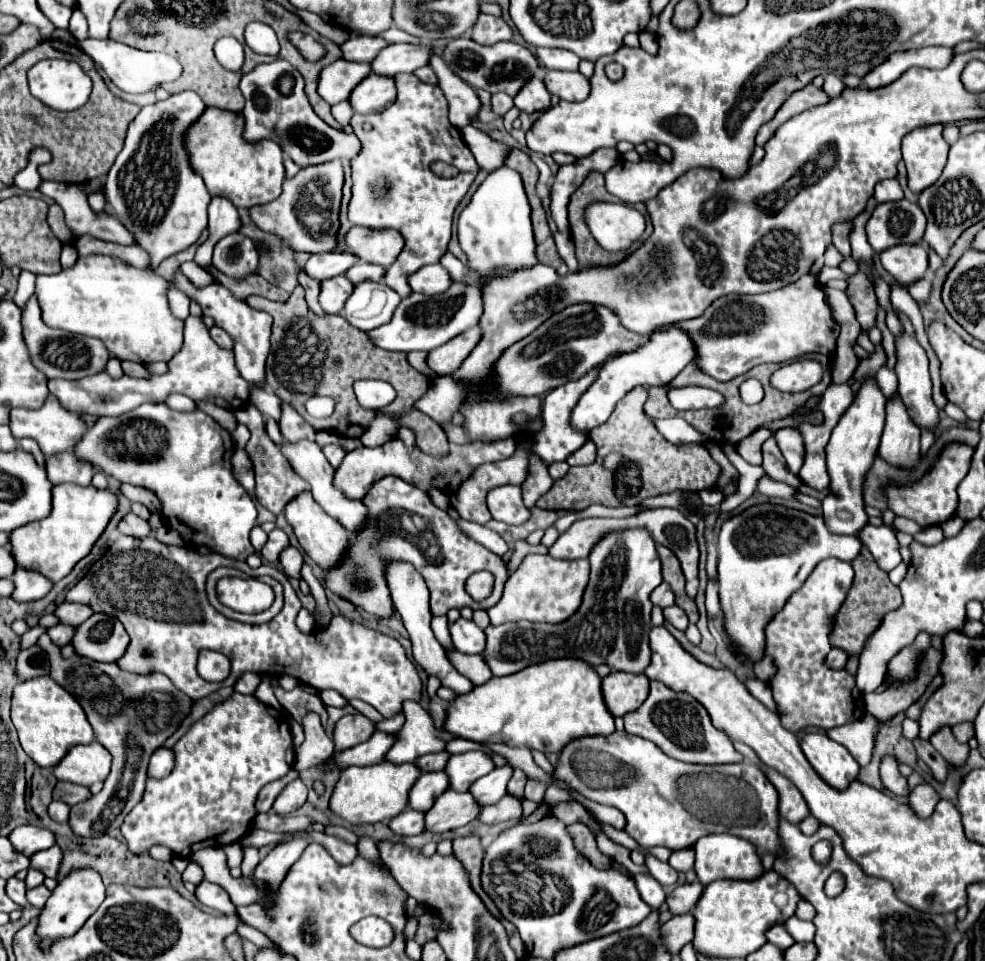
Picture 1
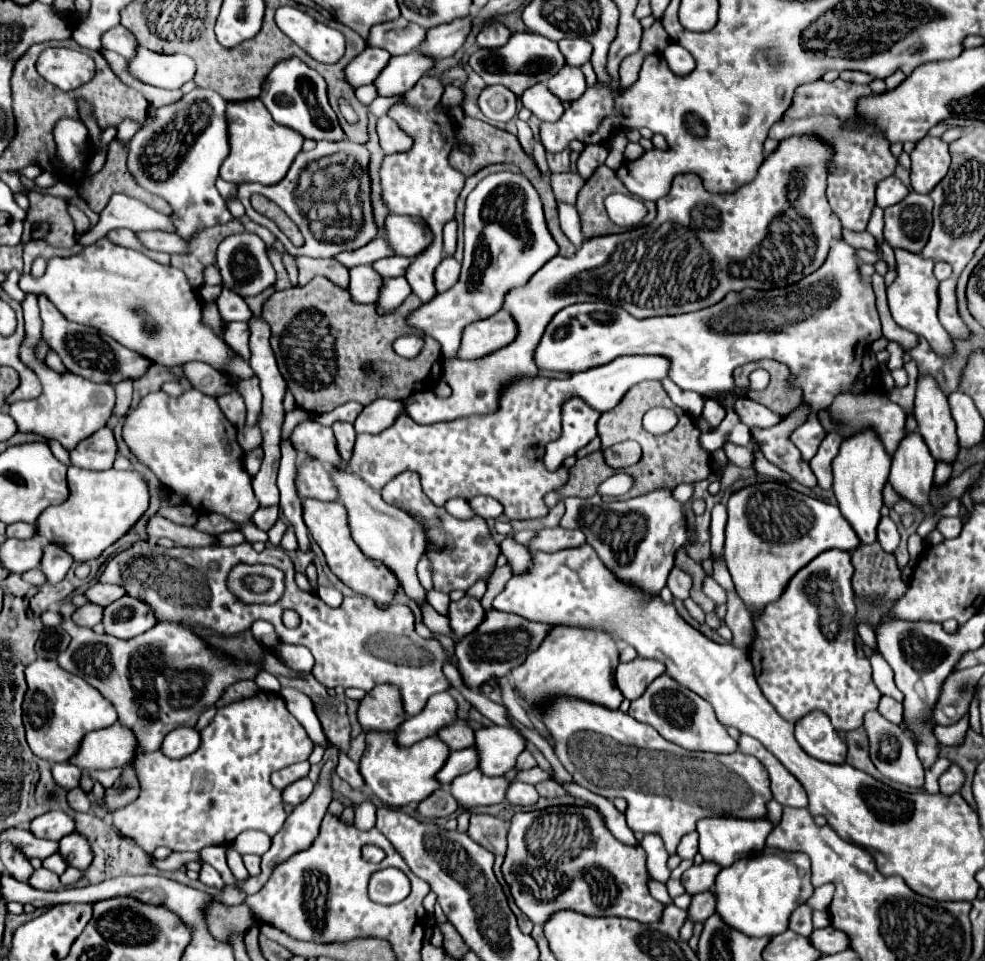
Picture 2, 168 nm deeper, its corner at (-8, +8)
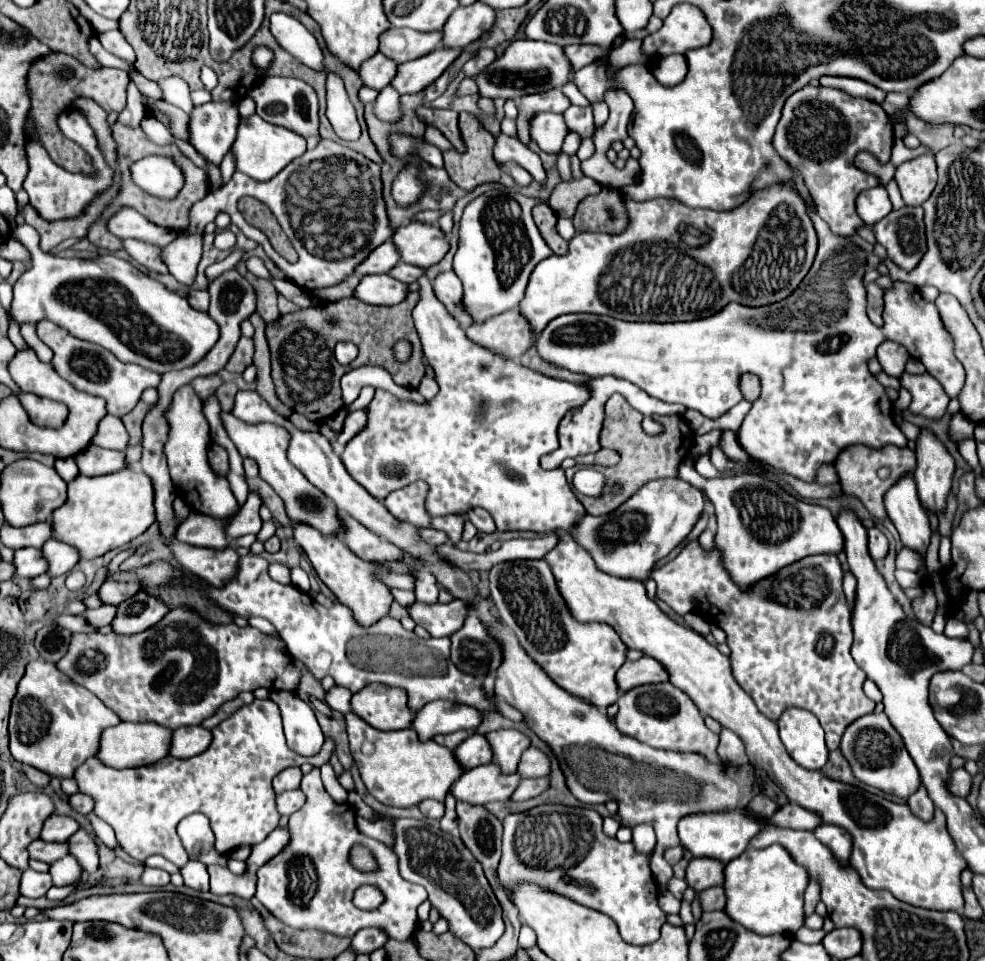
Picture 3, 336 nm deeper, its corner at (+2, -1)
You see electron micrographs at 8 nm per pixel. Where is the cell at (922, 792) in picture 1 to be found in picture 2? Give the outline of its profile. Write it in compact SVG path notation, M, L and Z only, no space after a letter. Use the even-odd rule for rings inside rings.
M951 765L939 779L939 787L941 787L941 793L945 795L953 795L957 793L961 787L963 787L963 781L965 781L965 773L959 765Z

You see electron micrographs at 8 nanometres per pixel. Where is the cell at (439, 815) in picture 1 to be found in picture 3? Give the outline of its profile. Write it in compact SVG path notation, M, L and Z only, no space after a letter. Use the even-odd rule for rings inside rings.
M485 764L463 772L459 780L451 786L451 794L455 796L455 800L473 806L485 806L487 802L509 800L519 780L521 776L517 772L505 776L495 764Z

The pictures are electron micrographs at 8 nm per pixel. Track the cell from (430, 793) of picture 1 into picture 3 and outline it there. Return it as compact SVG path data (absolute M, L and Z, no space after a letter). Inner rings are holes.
M473 734L469 736L463 744L457 746L455 750L455 758L459 762L459 766L463 770L471 770L475 766L481 766L481 764L489 764L491 762L491 746L489 742L485 740L485 736L479 736L479 734Z

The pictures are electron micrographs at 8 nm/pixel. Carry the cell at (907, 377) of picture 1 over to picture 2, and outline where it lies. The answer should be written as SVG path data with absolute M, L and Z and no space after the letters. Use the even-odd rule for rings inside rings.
M919 377L913 411L919 423L919 433L933 459L953 463L959 453L955 421L951 417L947 397L941 393L933 377Z

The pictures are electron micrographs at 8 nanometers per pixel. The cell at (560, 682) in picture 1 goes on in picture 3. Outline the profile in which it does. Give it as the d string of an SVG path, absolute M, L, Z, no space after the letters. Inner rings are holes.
M513 560L493 566L489 572L489 590L503 624L517 636L521 648L547 672L547 676L551 676L559 688L597 708L607 708L617 702L621 694L615 684L615 672L625 662L625 644L607 624L581 624L573 620L545 560Z

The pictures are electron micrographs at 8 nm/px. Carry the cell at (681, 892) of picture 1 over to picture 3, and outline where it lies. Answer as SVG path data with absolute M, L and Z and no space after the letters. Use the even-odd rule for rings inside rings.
M693 858L687 866L685 882L695 892L723 884L723 864L713 858Z

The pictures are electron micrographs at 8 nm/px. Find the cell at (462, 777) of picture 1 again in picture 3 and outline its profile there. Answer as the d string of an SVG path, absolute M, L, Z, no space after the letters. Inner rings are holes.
M497 730L485 736L493 750L493 764L499 764L503 774L515 772L523 750L529 746L529 738L517 730Z

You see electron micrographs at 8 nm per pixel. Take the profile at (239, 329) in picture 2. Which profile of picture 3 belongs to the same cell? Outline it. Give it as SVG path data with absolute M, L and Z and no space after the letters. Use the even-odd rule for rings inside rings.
M241 336L239 342L237 342L237 348L235 348L233 356L231 356L231 360L225 366L225 370L241 374L251 364L251 360L253 360L253 340Z

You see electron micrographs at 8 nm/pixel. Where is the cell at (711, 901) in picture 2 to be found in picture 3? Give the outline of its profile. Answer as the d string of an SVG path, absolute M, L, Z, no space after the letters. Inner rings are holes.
M721 886L715 888L707 888L699 894L699 902L701 902L701 910L703 912L713 912L713 910L723 910L725 908L725 894Z

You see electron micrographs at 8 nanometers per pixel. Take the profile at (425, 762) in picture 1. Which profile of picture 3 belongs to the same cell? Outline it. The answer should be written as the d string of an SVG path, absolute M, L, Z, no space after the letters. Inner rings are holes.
M459 730L459 732L451 732L451 734L441 734L441 736L435 736L435 742L449 748L449 750L455 750L469 734L465 730Z

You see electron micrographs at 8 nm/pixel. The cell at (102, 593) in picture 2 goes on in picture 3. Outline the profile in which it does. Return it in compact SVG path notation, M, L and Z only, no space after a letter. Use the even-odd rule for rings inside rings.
M105 582L101 588L99 588L99 600L103 604L121 604L123 600L131 598L135 592L139 590L139 584L119 584L119 582Z

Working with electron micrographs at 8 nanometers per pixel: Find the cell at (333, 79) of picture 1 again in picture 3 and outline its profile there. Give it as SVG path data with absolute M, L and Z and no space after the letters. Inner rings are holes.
M381 52L367 58L359 68L359 78L363 80L363 86L381 90L385 88L397 72L397 64L389 58L385 58Z

